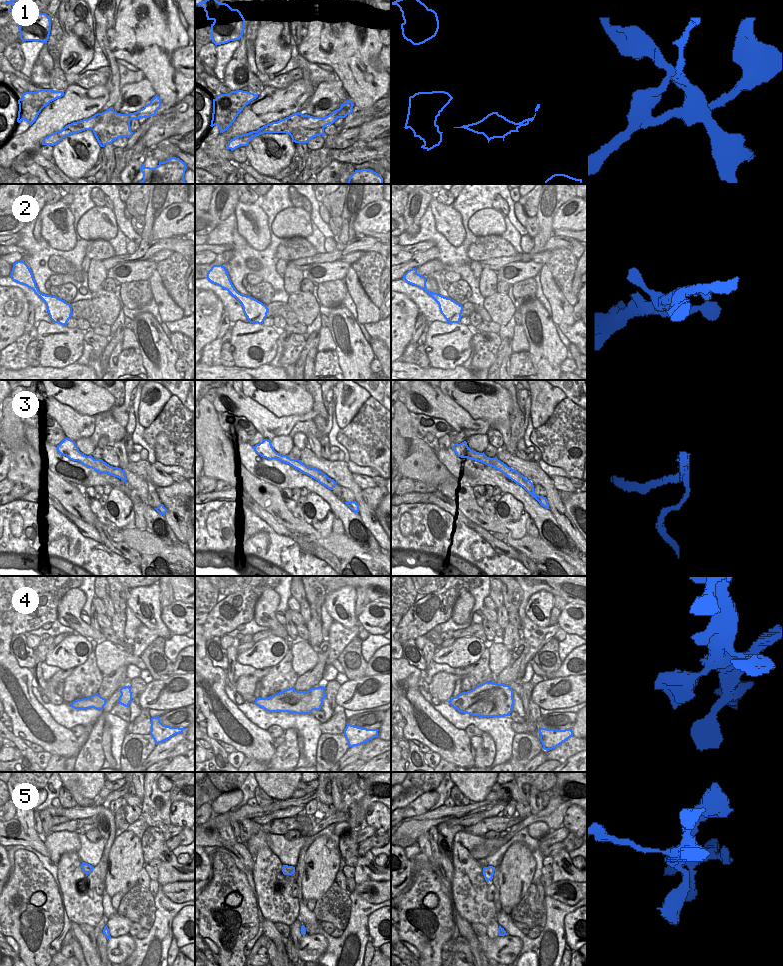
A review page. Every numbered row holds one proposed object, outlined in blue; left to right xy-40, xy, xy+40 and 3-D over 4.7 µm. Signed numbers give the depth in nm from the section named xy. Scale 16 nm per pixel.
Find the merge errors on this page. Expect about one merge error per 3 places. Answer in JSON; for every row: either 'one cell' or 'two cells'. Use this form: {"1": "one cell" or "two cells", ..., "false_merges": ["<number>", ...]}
{"1": "two cells", "2": "one cell", "3": "two cells", "4": "one cell", "5": "one cell", "false_merges": ["1", "3"]}

